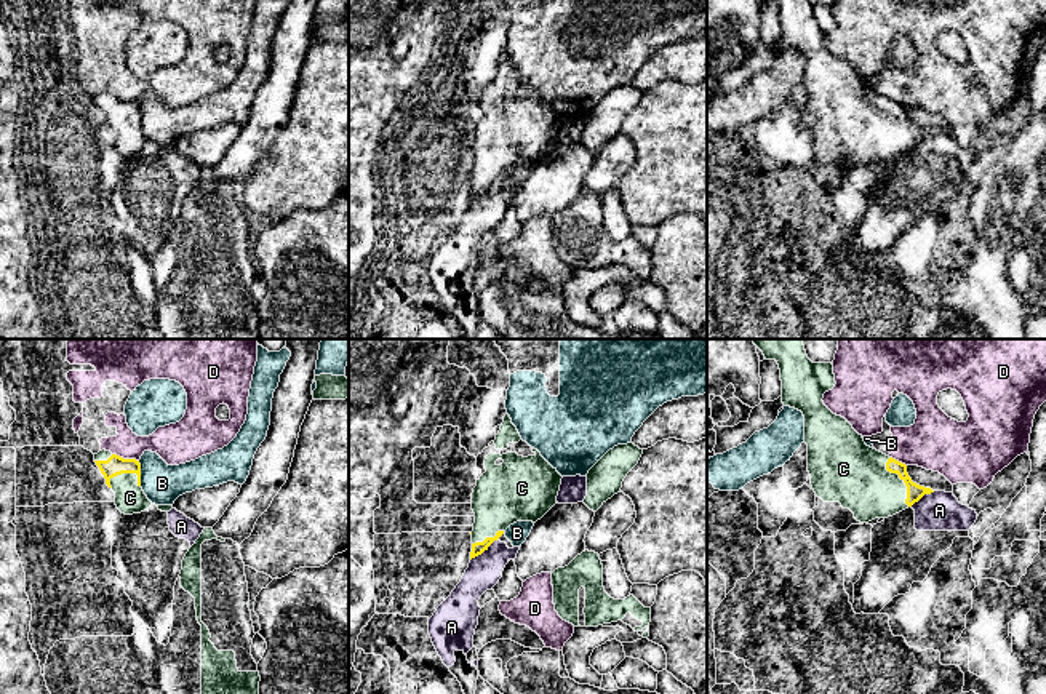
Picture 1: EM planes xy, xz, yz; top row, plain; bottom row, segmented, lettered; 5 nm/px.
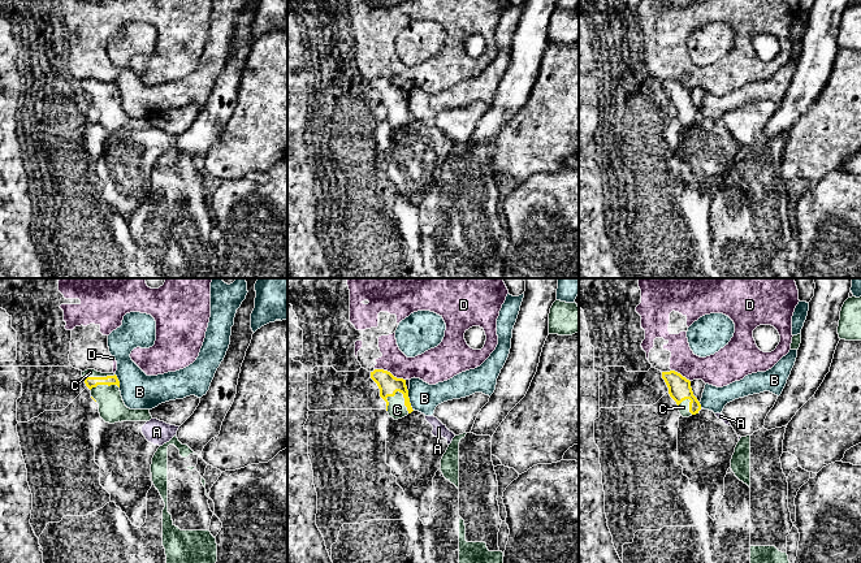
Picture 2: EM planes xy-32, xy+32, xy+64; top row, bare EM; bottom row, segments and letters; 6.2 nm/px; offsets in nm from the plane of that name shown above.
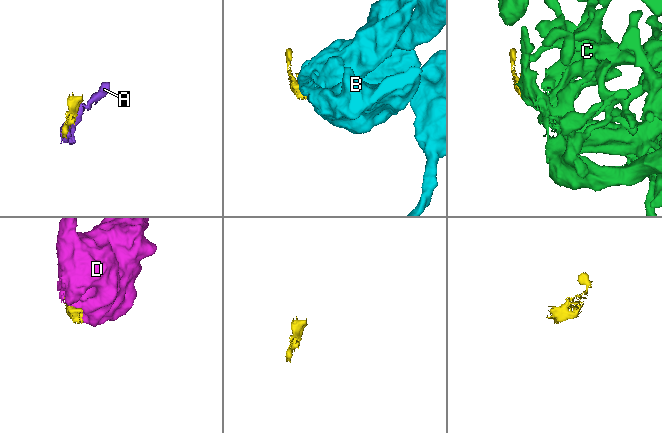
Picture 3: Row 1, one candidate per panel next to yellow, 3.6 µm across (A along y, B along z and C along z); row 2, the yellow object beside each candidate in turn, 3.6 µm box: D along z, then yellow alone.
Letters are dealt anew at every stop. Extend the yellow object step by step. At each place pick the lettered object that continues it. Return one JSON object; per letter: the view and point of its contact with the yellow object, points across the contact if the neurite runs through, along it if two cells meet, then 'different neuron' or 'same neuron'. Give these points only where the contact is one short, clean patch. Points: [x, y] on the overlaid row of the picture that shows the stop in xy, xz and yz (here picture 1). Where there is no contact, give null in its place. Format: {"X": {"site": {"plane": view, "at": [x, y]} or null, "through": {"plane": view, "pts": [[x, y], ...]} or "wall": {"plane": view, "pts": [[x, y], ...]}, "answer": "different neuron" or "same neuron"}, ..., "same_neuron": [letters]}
{"A": {"site": {"plane": "xz", "at": [483, 550]}, "answer": "different neuron"}, "B": {"site": {"plane": "xy", "at": [139, 474]}, "wall": {"plane": "xy", "pts": [[138, 461], [141, 485]]}, "answer": "different neuron"}, "C": {"site": {"plane": "yz", "at": [901, 478]}, "through": {"plane": "yz", "pts": [[914, 491], [901, 478], [867, 478], [853, 474]]}, "answer": "same neuron"}, "D": {"site": {"plane": "xy", "at": [125, 459]}, "answer": "different neuron"}, "same_neuron": ["C"]}

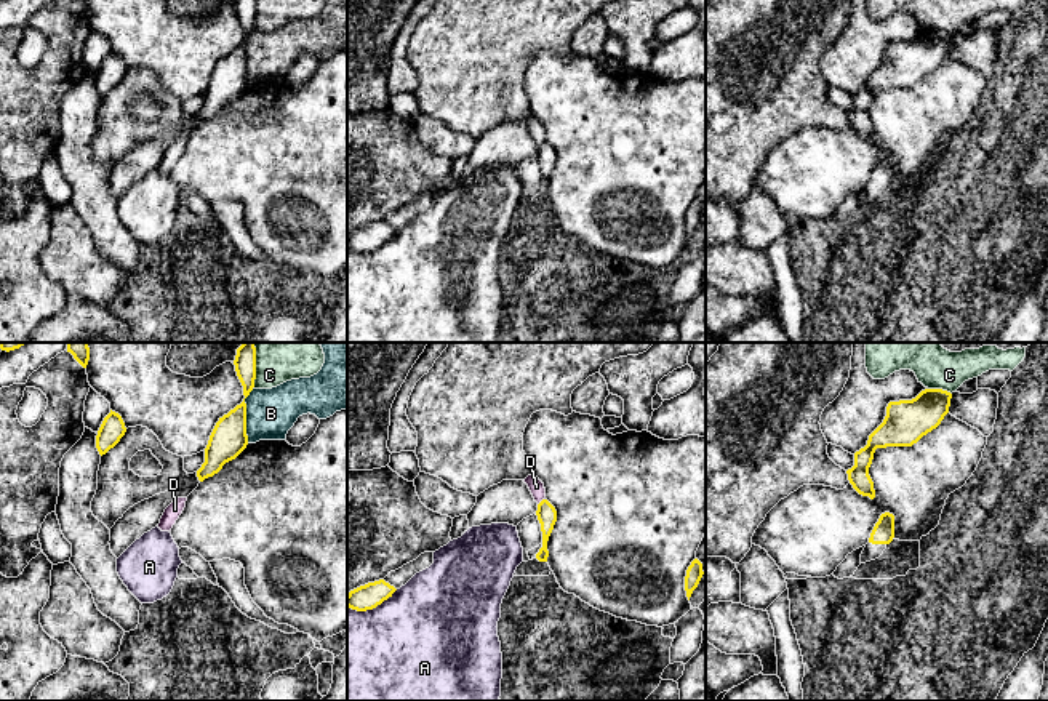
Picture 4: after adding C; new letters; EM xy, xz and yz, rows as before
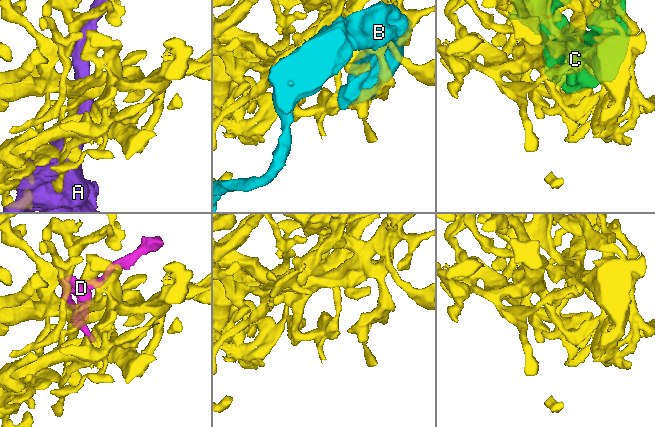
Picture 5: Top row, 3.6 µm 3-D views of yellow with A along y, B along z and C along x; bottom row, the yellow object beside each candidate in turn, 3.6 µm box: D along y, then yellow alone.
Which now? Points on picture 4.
{"A": {"site": {"plane": "xz", "at": [372, 608]}, "answer": "different neuron"}, "B": {"site": {"plane": "xy", "at": [245, 416]}, "answer": "different neuron"}, "C": {"site": {"plane": "yz", "at": [940, 389]}, "answer": "different neuron"}, "D": {"site": {"plane": "xz", "at": [541, 501]}, "wall": {"plane": "xz", "pts": [[544, 498], [538, 504]]}, "answer": "different neuron"}, "same_neuron": []}

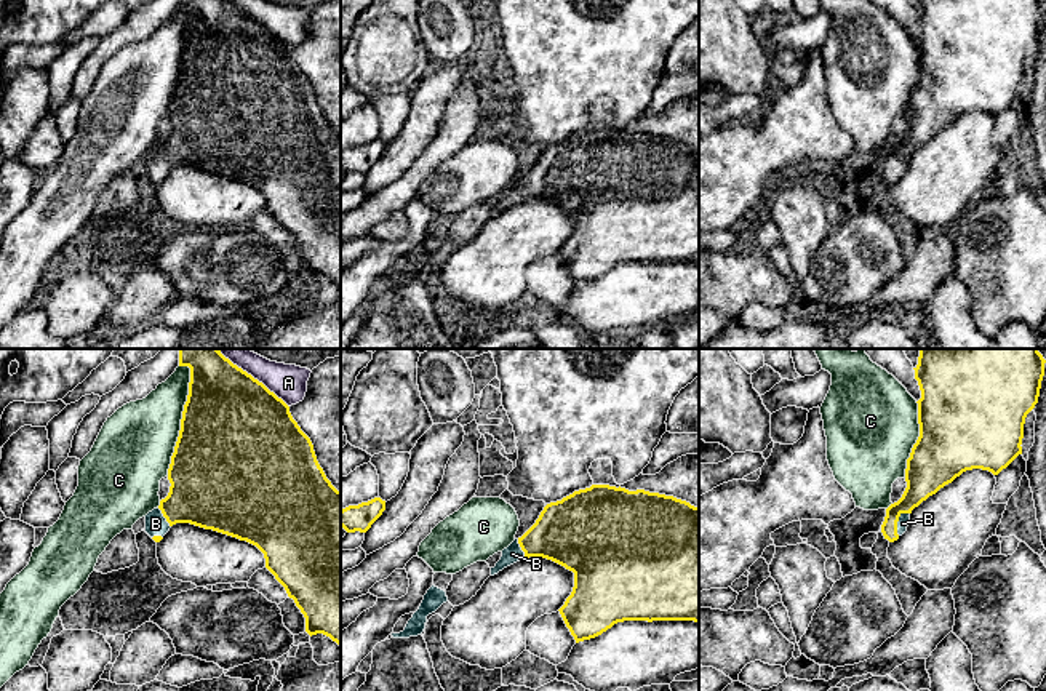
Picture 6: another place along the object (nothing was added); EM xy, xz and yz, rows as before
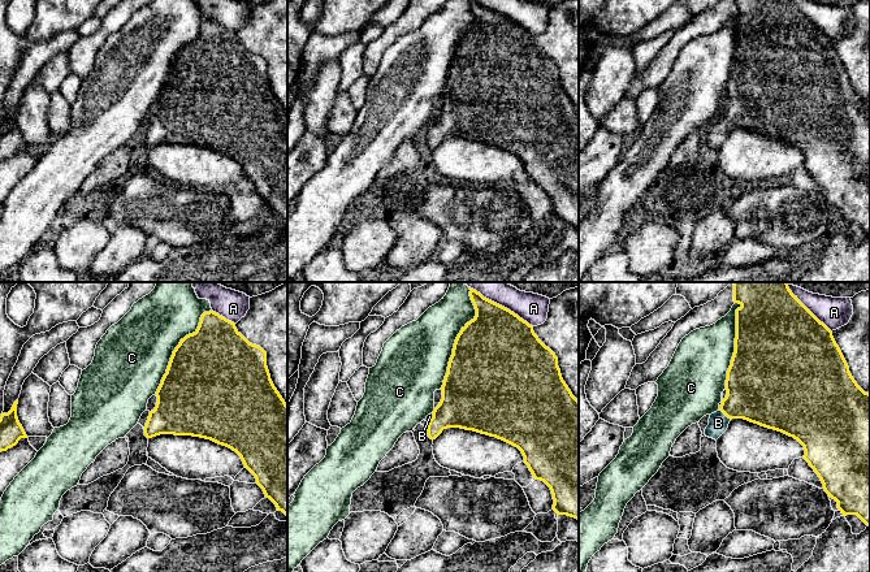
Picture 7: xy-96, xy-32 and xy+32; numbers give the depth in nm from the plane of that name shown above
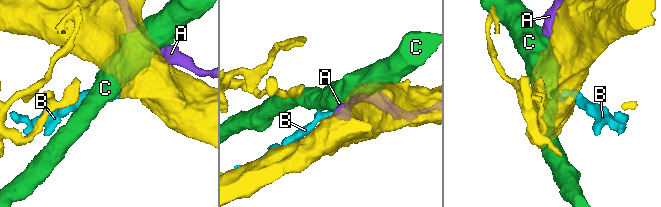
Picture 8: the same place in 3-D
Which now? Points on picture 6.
{"A": {"site": {"plane": "xy", "at": [251, 376]}, "answer": "different neuron"}, "B": {"site": {"plane": "yz", "at": [898, 520]}, "through": {"plane": "yz", "pts": [[923, 479], [898, 520], [902, 523]]}, "answer": "same neuron"}, "C": {"site": {"plane": "xy", "at": [181, 421]}, "answer": "different neuron"}, "same_neuron": ["B"]}

